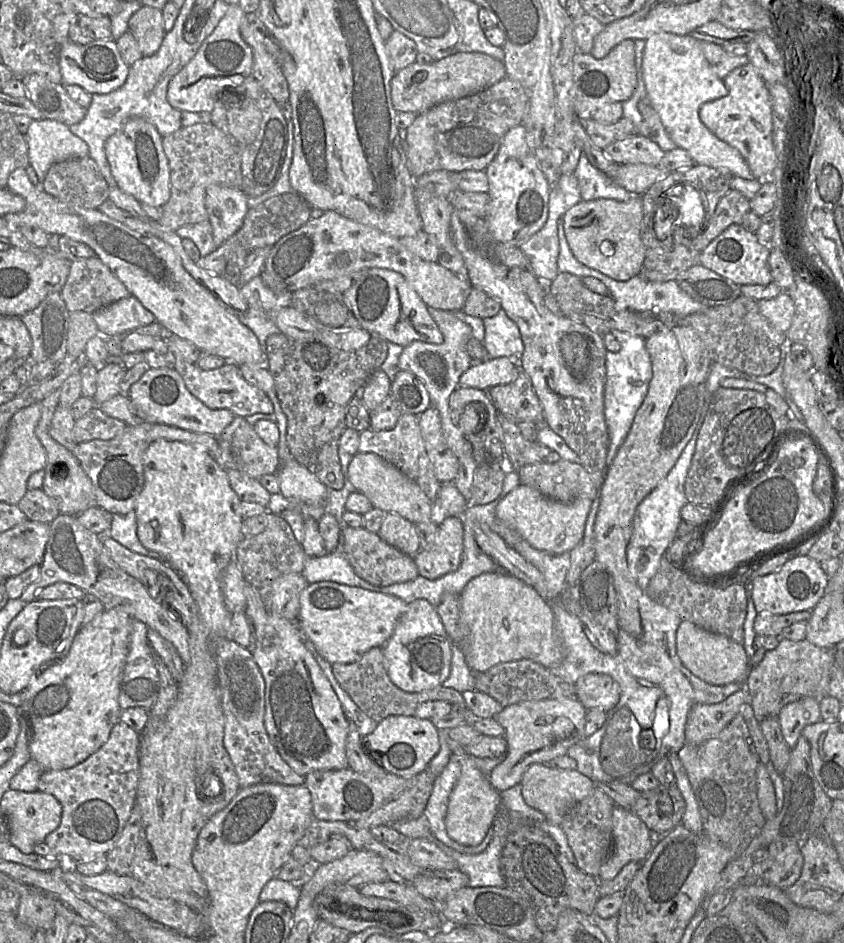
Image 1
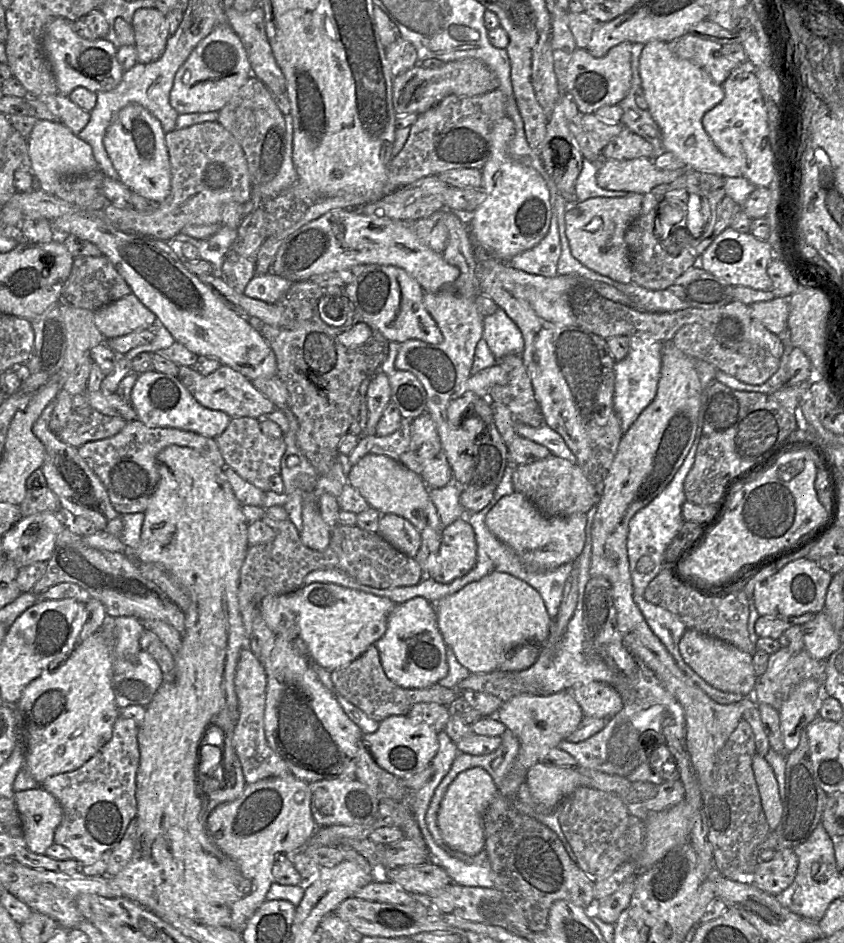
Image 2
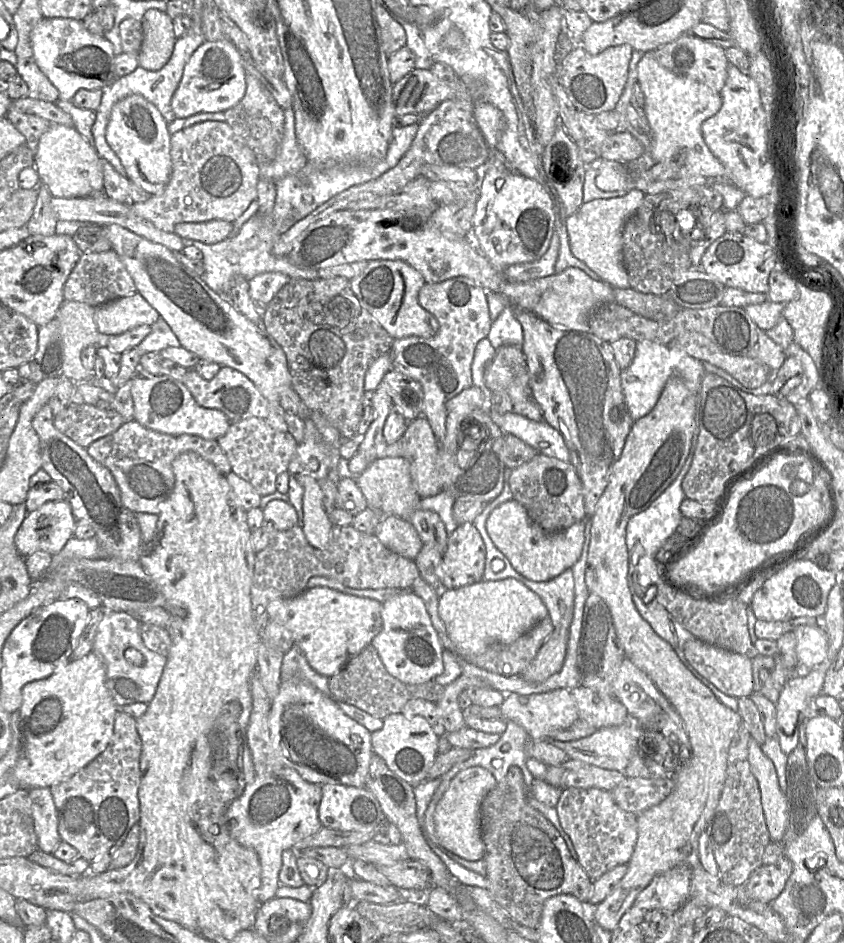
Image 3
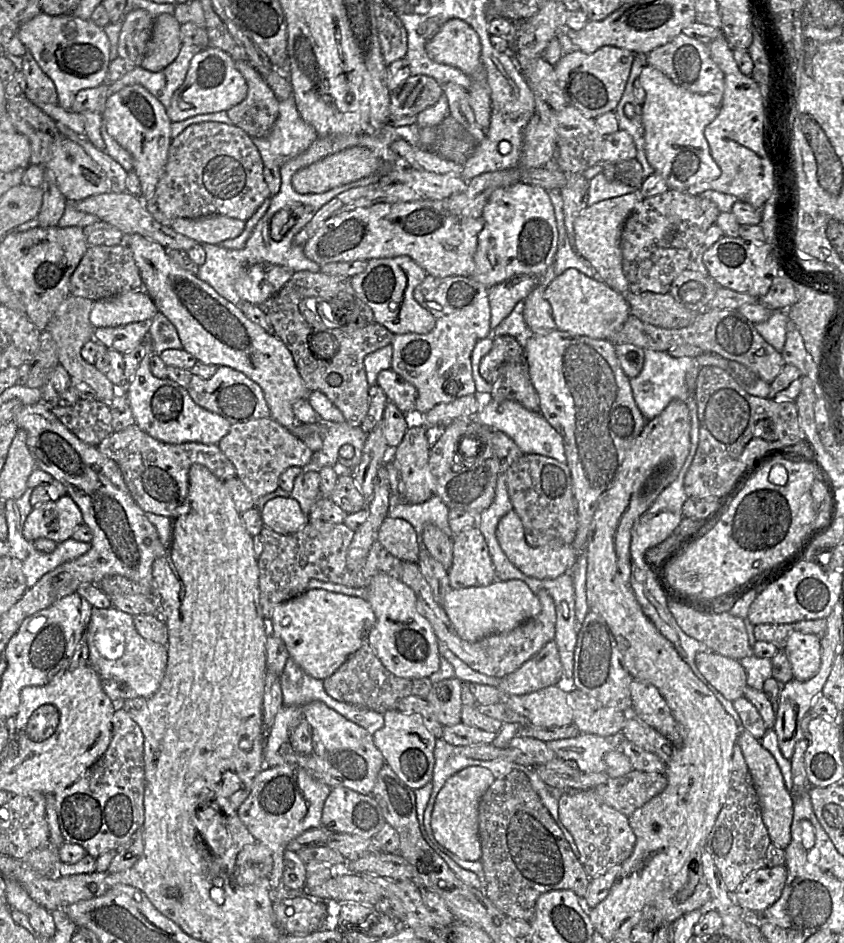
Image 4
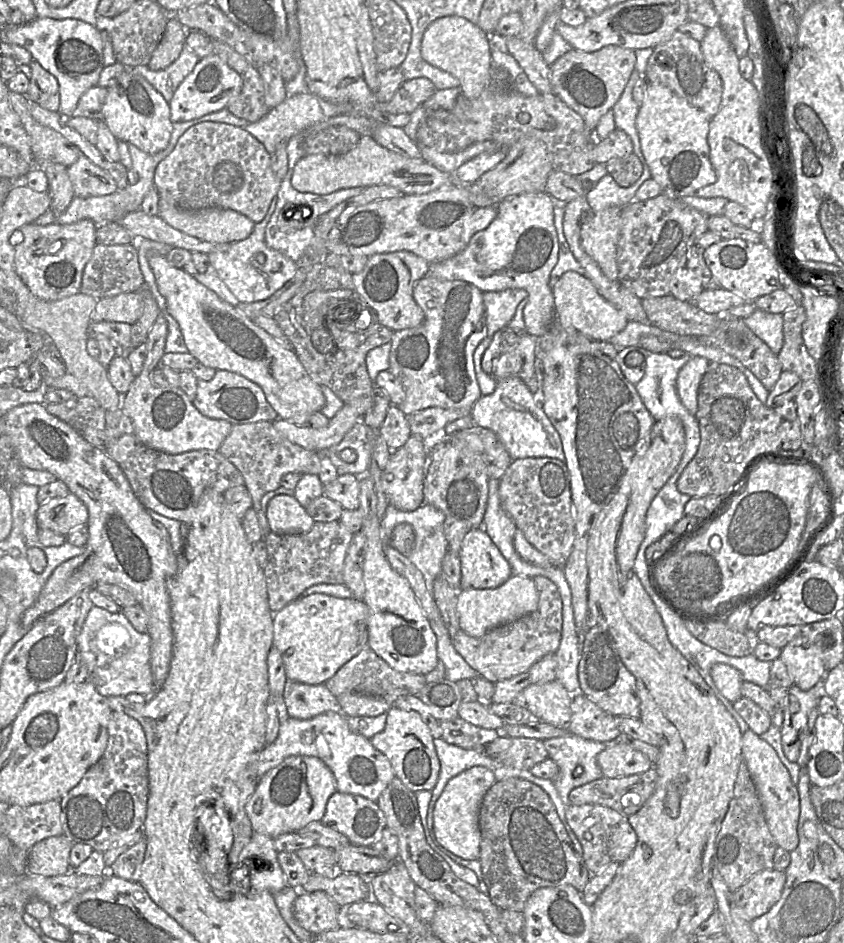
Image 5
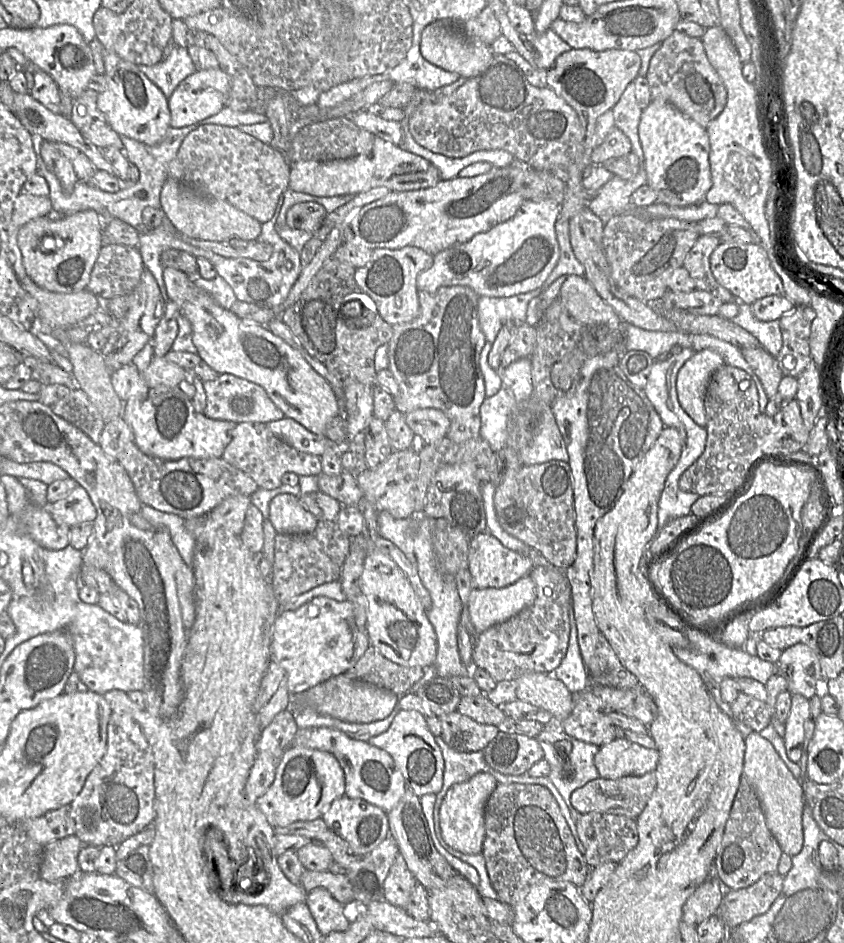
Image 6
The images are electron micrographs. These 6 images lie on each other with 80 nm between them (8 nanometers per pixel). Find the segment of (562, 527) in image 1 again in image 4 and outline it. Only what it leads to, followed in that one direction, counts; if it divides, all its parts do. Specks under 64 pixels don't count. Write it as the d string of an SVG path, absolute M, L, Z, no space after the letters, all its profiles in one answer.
M515 510L509 511L500 519L496 529L496 537L509 561L523 574L532 578L539 580L555 579L564 573L571 572L577 562L579 552L572 544L563 546L530 546L526 541L522 522Z

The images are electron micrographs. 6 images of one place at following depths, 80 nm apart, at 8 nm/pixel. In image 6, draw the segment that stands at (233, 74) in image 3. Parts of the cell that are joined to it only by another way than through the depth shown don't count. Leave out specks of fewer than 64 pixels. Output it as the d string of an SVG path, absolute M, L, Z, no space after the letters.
M221 68L196 70L178 85L168 99L170 126L182 128L219 113L226 106L230 85L229 76Z

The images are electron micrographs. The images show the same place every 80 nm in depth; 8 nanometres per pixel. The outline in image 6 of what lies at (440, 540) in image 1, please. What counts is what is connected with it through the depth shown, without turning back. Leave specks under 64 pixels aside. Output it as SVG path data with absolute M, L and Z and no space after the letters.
M487 531L469 541L468 565L473 589L503 588L529 575L532 561L506 547Z

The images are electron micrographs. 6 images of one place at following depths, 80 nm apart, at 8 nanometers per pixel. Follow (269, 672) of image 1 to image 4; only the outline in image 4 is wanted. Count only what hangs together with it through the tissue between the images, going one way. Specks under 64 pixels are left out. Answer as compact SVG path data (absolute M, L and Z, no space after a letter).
M321 701L302 706L283 706L267 731L265 767L296 764L328 786L343 786L370 795L378 772L385 764L372 735Z

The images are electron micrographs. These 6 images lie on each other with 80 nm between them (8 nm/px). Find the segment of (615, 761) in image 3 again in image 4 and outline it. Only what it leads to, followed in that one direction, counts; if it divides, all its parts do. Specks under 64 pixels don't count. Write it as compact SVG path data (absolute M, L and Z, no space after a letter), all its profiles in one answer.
M622 732L611 736L580 733L572 738L547 741L546 745L556 757L563 760L574 760L579 768L587 773L606 772L605 753L621 749Z

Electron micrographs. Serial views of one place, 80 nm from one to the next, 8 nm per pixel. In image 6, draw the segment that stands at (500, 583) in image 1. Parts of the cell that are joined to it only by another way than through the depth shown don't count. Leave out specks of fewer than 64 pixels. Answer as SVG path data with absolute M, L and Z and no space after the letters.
M530 575L503 588L473 589L467 609L477 634L502 623L531 606L536 598L536 586Z

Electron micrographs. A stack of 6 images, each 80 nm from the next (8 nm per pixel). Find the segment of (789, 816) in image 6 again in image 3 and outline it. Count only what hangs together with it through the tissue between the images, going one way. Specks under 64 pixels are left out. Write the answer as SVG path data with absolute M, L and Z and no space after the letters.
M752 737L748 742L748 762L760 789L762 809L771 842L782 843L788 824L788 800L780 790L774 763Z

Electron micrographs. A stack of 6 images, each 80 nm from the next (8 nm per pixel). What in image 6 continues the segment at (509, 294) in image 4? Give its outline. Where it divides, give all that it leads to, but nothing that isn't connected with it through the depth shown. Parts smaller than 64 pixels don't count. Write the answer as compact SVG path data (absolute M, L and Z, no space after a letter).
M534 290L510 297L479 296L478 320L486 341L492 344L500 328L508 321L525 323L528 304L540 292Z

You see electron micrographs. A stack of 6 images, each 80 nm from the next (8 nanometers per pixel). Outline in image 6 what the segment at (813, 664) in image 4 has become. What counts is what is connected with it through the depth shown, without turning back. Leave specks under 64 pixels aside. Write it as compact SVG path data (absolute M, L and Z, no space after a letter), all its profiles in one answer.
M803 643L783 650L775 665L787 680L787 690L807 699L815 695L817 682L824 678L817 655Z

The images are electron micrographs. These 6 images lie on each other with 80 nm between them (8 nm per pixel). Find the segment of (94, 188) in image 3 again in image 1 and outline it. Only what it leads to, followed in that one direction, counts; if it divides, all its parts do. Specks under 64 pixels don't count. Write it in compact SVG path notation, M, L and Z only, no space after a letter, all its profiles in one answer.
M53 119L33 120L24 136L29 162L40 185L53 164L89 156L88 145L74 135L66 124Z

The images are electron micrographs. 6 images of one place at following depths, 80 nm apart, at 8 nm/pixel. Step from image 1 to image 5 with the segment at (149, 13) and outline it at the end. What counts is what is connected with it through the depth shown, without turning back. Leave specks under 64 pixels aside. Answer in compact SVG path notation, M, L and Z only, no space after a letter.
M169 18L163 37L147 65L158 71L170 66L185 47L187 29L176 18Z

